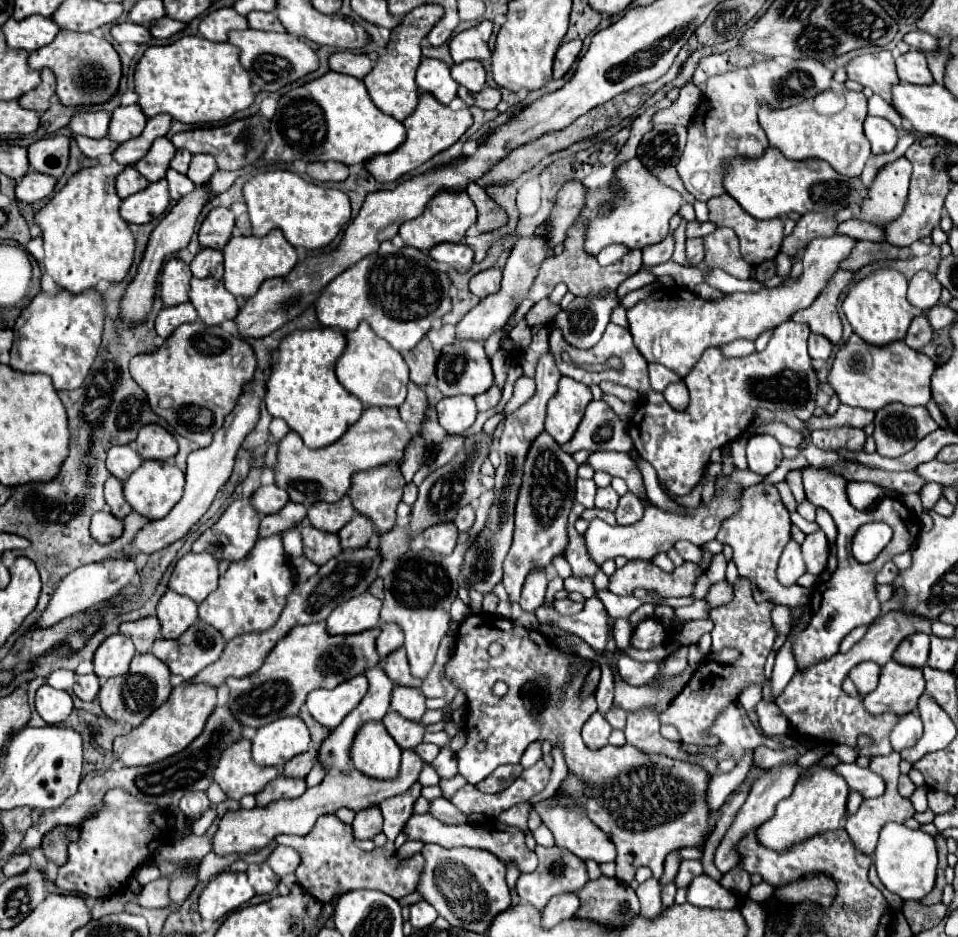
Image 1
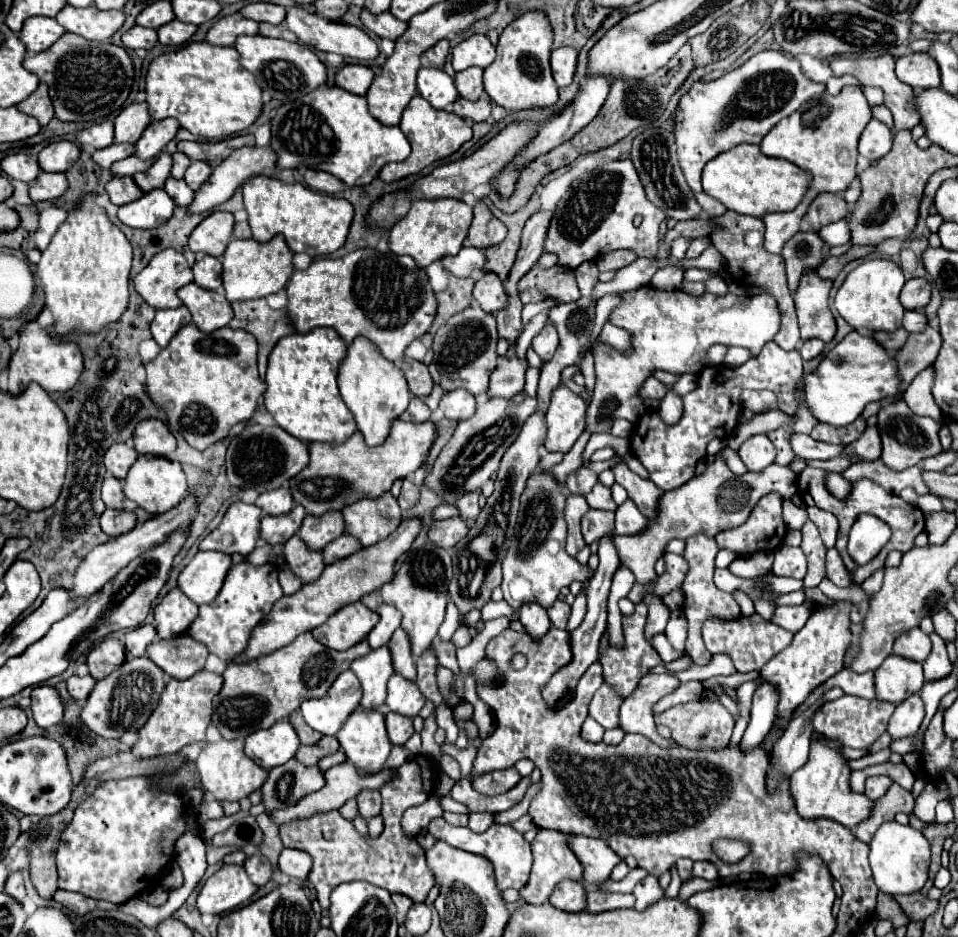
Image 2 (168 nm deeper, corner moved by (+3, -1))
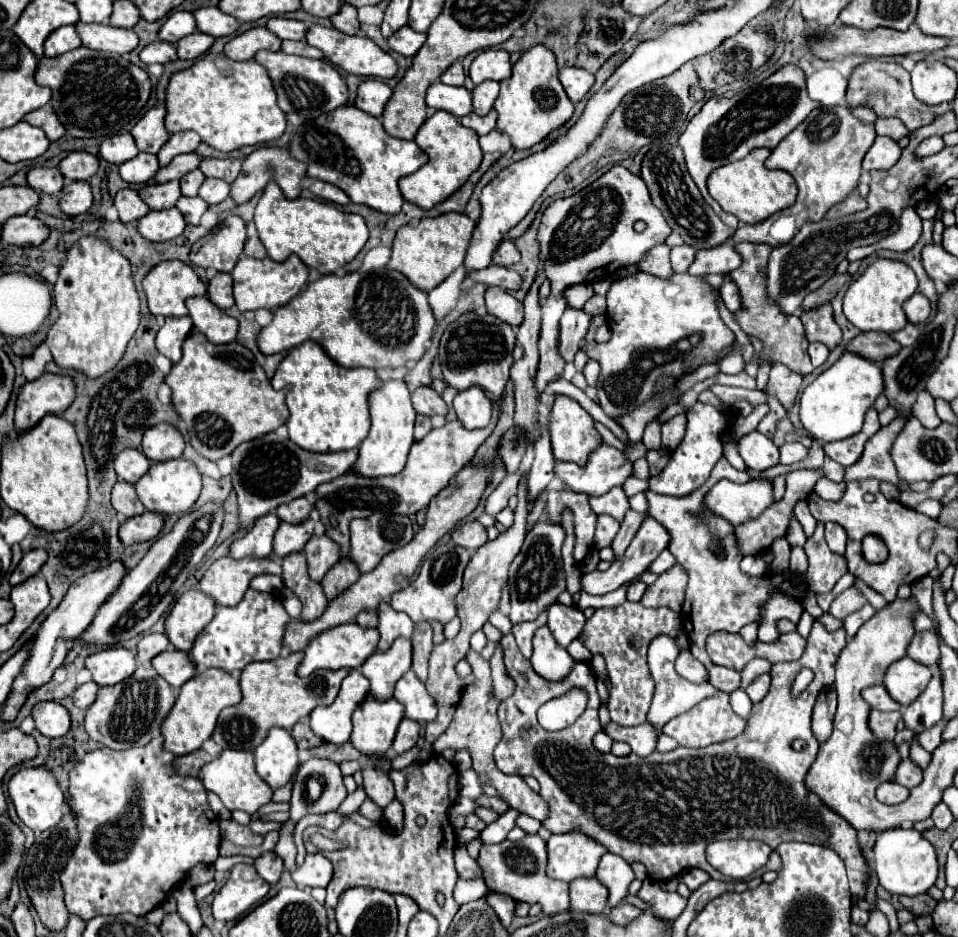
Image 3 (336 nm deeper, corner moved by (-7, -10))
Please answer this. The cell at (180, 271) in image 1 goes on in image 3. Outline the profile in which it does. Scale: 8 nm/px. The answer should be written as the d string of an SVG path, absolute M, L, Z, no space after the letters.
M179 260L157 264L143 278L143 290L153 316L187 316L185 300L189 296L205 296L207 292L193 268L179 264Z

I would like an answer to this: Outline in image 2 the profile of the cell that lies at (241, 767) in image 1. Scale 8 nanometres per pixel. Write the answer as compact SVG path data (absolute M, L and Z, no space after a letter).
M221 739L217 743L209 743L201 755L197 757L197 771L201 775L201 785L205 791L209 791L215 799L223 801L239 801L247 797L249 793L257 791L261 783L265 781L267 771L259 767L253 759L249 759L243 751L243 741L227 741Z

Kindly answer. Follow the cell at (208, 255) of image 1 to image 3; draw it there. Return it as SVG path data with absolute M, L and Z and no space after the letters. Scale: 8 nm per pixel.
M219 272L211 282L209 282L209 298L213 304L217 304L221 310L231 308L235 304L233 300L233 278L231 274Z

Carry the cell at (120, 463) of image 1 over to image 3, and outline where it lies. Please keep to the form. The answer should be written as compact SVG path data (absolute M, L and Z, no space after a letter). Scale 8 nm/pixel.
M125 448L115 456L115 472L121 480L135 484L151 466L151 460L137 448Z

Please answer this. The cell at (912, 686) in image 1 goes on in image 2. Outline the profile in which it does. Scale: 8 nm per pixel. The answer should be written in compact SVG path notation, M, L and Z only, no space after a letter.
M889 655L881 667L875 669L875 699L899 705L913 693L921 691L923 683L921 663Z

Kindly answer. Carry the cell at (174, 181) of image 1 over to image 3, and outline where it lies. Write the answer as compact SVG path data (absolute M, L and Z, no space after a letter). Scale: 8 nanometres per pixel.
M181 196L177 200L177 208L183 214L183 218L185 218L187 224L199 224L199 220L201 220L203 212L209 208L209 204L203 198L199 198L199 196L195 196L195 198Z

